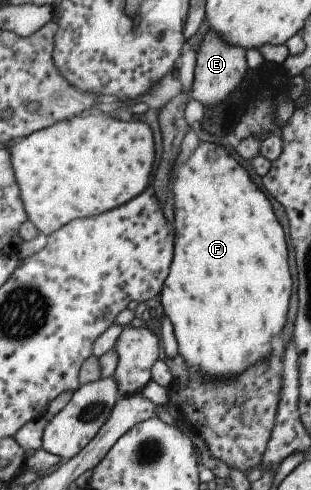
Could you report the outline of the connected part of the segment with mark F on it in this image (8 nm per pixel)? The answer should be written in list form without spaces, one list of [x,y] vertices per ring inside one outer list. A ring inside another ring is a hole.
[[[200,142],[184,162],[174,164],[172,178],[170,178],[170,192],[172,192],[172,212],[174,212],[172,226],[176,230],[176,236],[174,236],[174,254],[172,254],[166,280],[159,293],[163,314],[172,324],[174,338],[178,345],[178,355],[185,361],[190,374],[196,374],[202,380],[214,380],[214,382],[236,380],[238,376],[242,376],[242,370],[252,368],[250,364],[258,362],[260,358],[266,360],[266,356],[270,354],[270,338],[278,334],[284,326],[284,314],[286,314],[286,304],[288,304],[288,294],[290,294],[290,284],[292,284],[290,274],[288,274],[288,264],[286,264],[288,252],[284,244],[285,233],[276,220],[268,198],[256,188],[242,166],[218,144]]]

